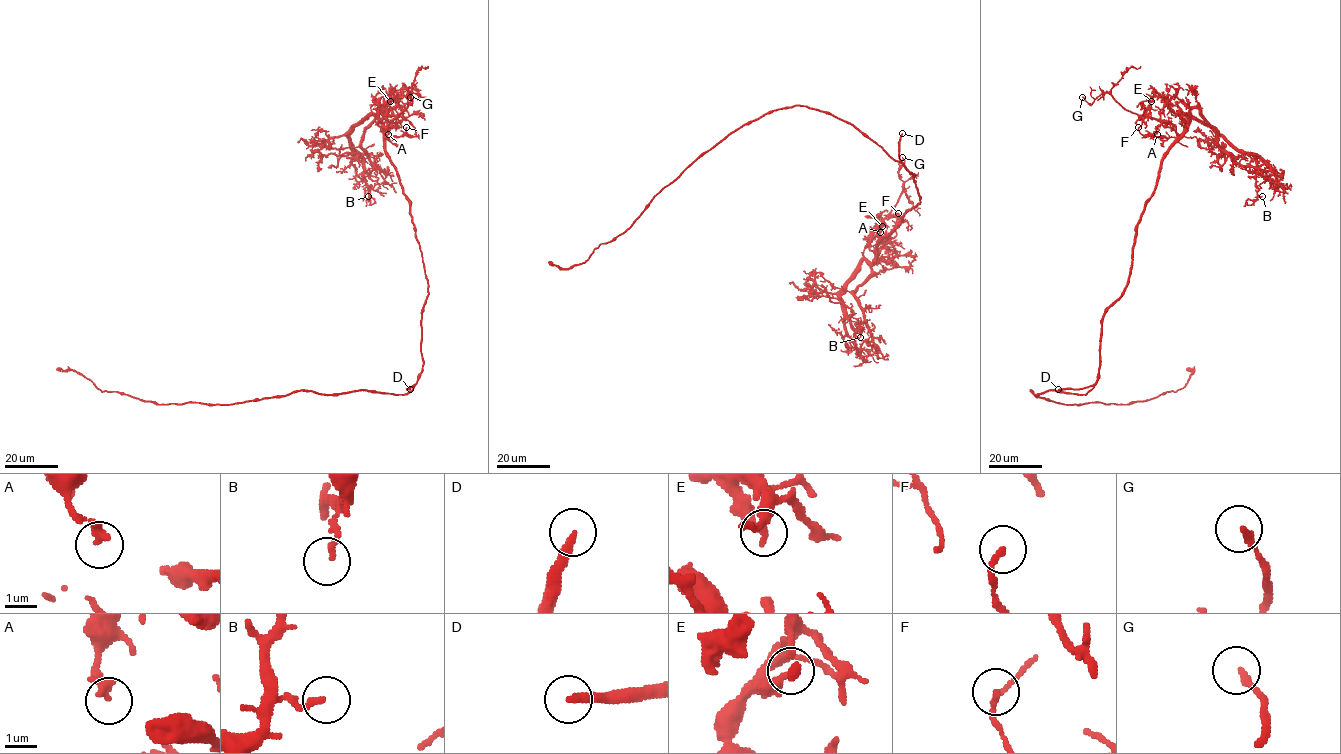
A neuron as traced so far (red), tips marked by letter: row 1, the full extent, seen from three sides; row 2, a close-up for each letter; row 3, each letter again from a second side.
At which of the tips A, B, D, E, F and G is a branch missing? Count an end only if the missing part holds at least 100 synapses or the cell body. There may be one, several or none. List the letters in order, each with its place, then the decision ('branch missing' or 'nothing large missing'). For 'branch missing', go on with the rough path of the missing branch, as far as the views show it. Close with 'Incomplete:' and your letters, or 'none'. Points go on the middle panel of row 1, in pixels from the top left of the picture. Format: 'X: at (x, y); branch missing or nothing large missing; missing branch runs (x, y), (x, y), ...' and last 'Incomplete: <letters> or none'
A: at (880, 232); nothing large missing
B: at (860, 337); nothing large missing
D: at (902, 133); branch missing
E: at (882, 226); nothing large missing
F: at (898, 213); nothing large missing
G: at (902, 157); nothing large missing
Incomplete: D

